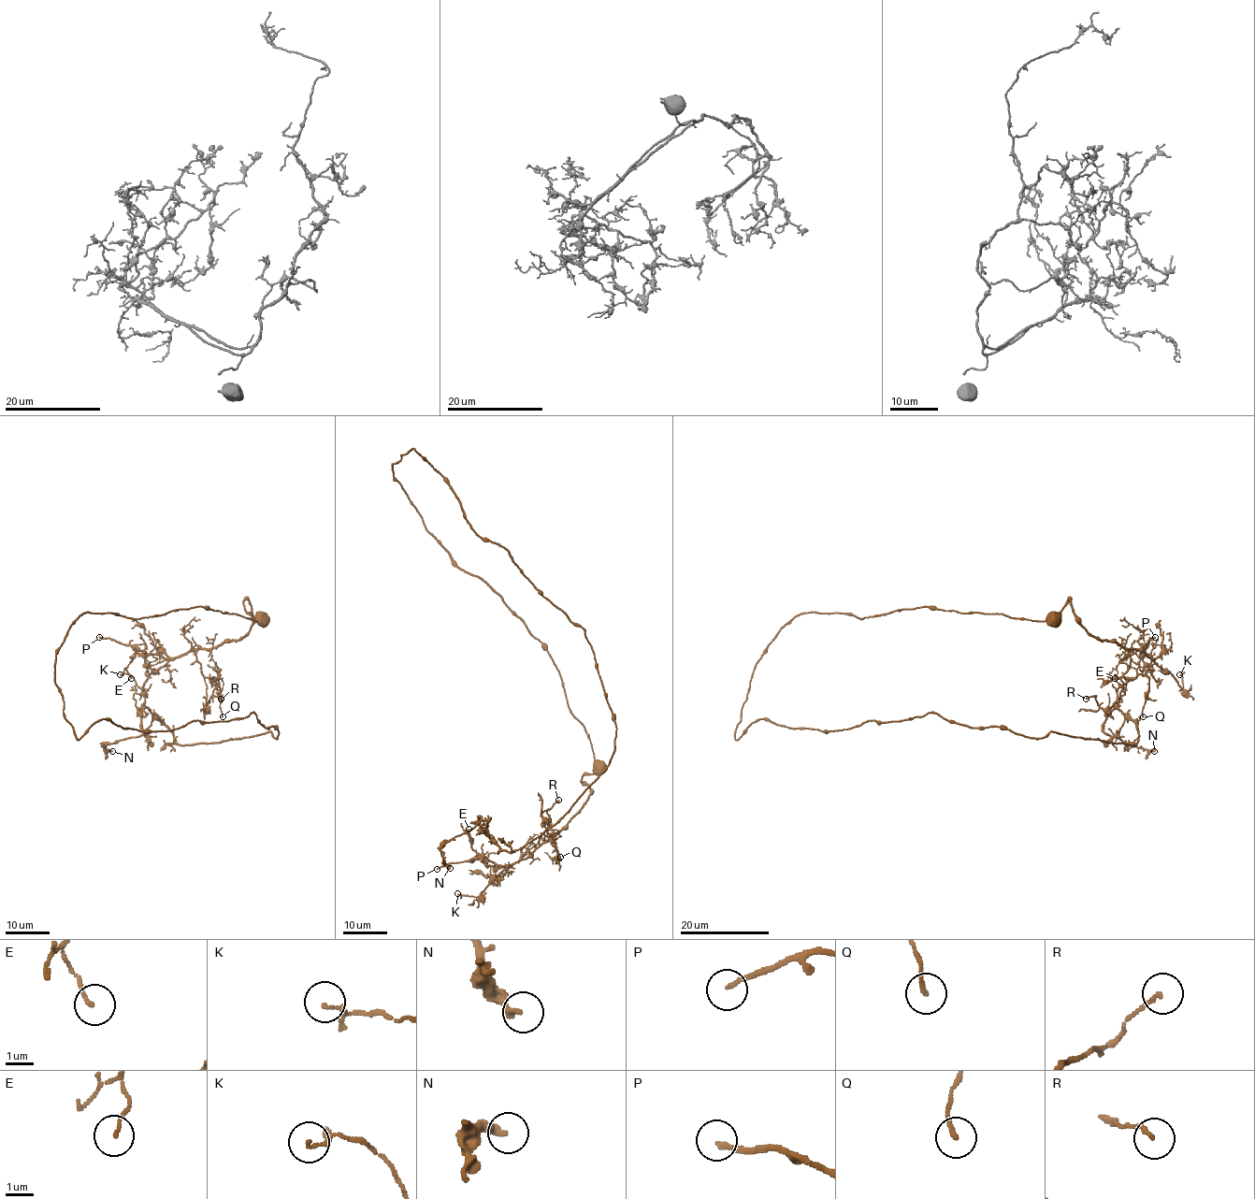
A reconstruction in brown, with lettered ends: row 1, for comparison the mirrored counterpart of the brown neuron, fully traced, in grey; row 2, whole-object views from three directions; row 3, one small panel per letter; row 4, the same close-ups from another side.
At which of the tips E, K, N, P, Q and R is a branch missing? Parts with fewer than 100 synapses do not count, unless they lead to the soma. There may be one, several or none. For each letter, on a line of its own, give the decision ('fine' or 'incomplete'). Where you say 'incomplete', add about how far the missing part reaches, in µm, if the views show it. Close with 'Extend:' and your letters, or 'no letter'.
E: fine
K: fine
N: fine
P: fine
Q: fine
R: fine
Extend: no letter

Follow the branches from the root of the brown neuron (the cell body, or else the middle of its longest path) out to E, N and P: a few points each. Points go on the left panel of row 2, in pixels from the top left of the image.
E: (260, 619), (244, 609), (244, 599), (252, 626), (243, 637), (172, 658), (137, 651), (125, 669), (131, 678)
N: (260, 619), (80, 615), (54, 664), (78, 740), (252, 712), (279, 732), (179, 744), (145, 708), (112, 751)
P: (260, 619), (244, 609), (244, 599), (252, 626), (243, 637), (172, 658), (137, 655), (99, 637)

